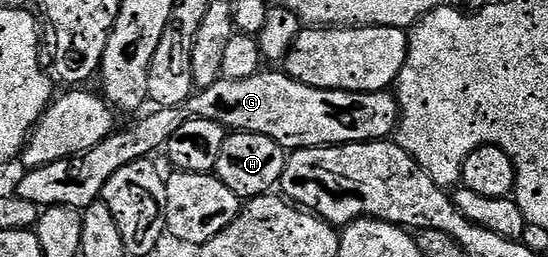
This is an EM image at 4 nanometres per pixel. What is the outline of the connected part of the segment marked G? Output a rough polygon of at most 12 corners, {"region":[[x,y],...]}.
{"region":[[284,72],[220,77],[83,154],[18,197],[84,211],[194,118],[289,152],[396,133],[398,97]]}

